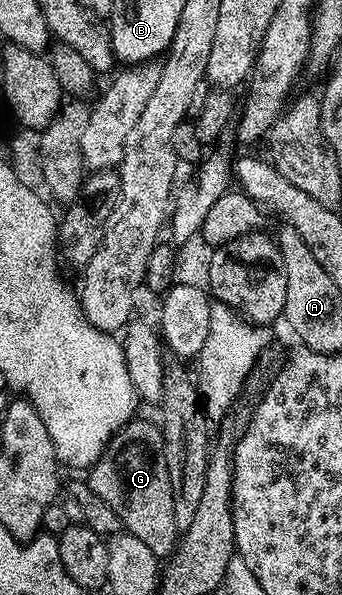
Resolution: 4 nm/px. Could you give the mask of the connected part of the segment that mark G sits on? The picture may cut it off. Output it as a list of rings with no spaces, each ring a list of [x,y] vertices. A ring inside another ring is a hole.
[[[129,420],[106,444],[102,456],[88,472],[92,491],[100,494],[120,518],[123,529],[131,532],[152,554],[166,558],[180,543],[176,513],[172,507],[172,478],[168,478],[168,462],[164,458],[161,427],[150,420]]]

